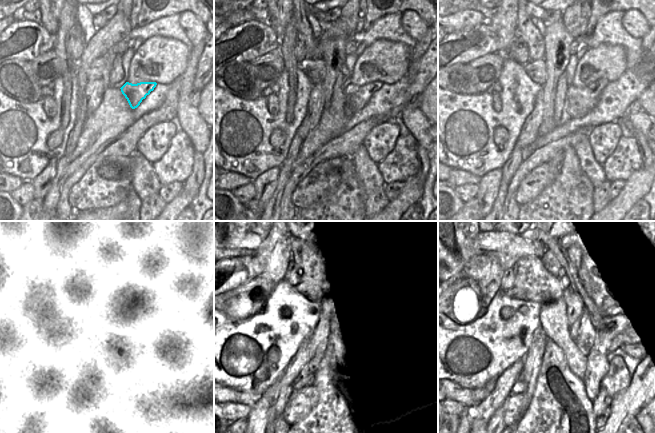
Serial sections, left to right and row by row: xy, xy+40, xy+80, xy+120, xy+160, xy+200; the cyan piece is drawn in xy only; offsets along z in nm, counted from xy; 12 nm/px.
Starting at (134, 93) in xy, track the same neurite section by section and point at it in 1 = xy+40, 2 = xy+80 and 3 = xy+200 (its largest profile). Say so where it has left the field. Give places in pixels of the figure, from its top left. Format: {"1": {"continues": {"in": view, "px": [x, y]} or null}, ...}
{"1": {"continues": {"in": "xy+40", "px": [356, 97]}}, "2": {"continues": {"in": "xy+80", "px": [580, 100]}}, "3": {"continues": {"in": "xy+200", "px": [573, 329]}}}

